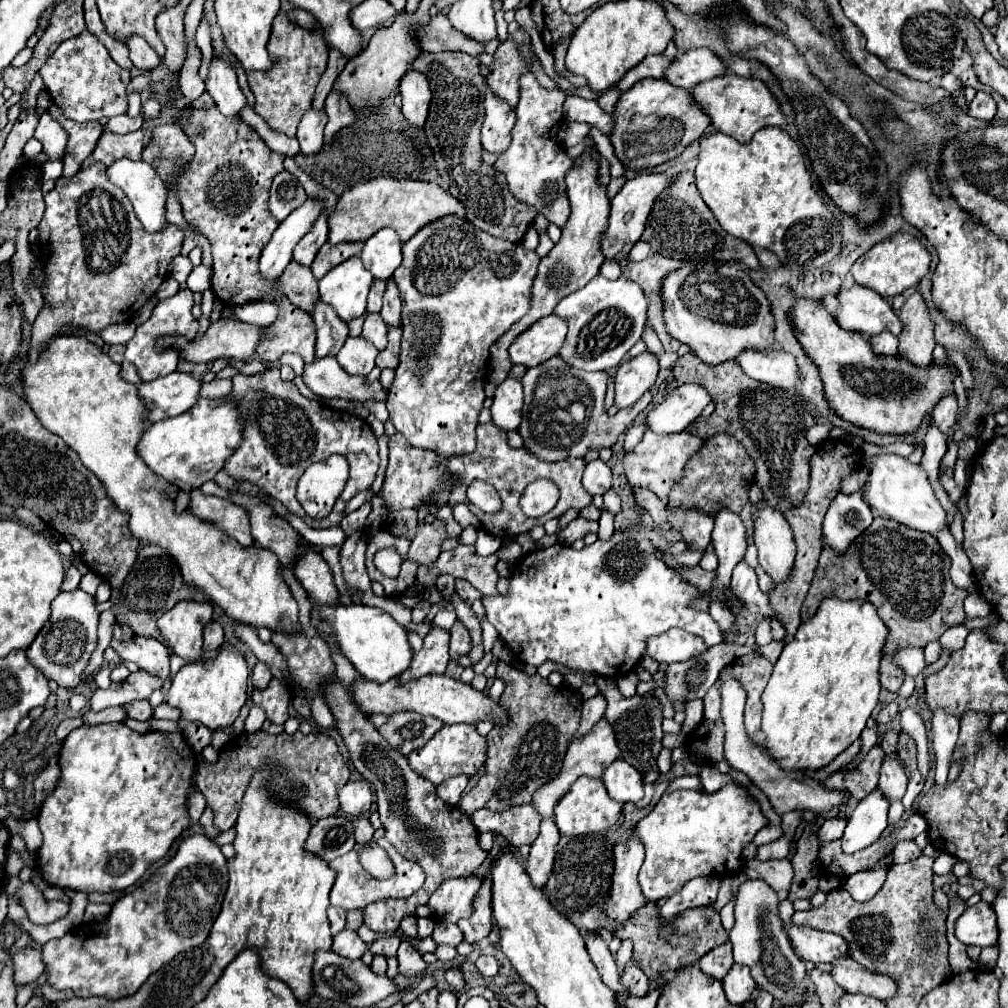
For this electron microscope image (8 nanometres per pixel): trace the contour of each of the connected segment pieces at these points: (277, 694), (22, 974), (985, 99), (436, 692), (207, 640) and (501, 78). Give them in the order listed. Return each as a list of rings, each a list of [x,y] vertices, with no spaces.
[[[272,679],[270,685],[262,691],[252,693],[254,705],[264,709],[266,719],[272,721],[274,725],[282,725],[288,719],[288,705],[290,705],[290,691],[278,681]]]
[[[26,947],[24,951],[16,953],[12,957],[12,961],[14,961],[14,981],[16,981],[16,985],[32,985],[44,973],[42,953],[38,949]]]
[[[978,91],[976,97],[972,99],[972,103],[968,105],[968,115],[974,117],[974,119],[990,121],[996,115],[996,103],[994,103],[994,99],[988,93]]]
[[[424,675],[420,679],[412,679],[404,685],[400,685],[400,679],[388,679],[386,683],[374,683],[370,679],[356,679],[352,683],[352,699],[360,707],[364,715],[372,713],[382,713],[382,715],[392,715],[396,711],[416,711],[420,715],[432,715],[440,719],[446,725],[454,723],[470,723],[476,725],[480,719],[492,719],[494,723],[502,723],[506,719],[506,711],[498,707],[488,695],[472,689],[470,685],[464,685],[462,681],[450,679],[446,675]]]
[[[212,621],[204,627],[204,651],[210,651],[210,649],[218,649],[220,645],[224,643],[224,631],[222,631],[222,625]]]
[[[504,41],[496,49],[496,61],[490,65],[486,83],[496,97],[504,99],[510,107],[516,107],[518,79],[526,71],[528,67],[526,67],[526,61],[518,55],[518,47],[510,41]]]

